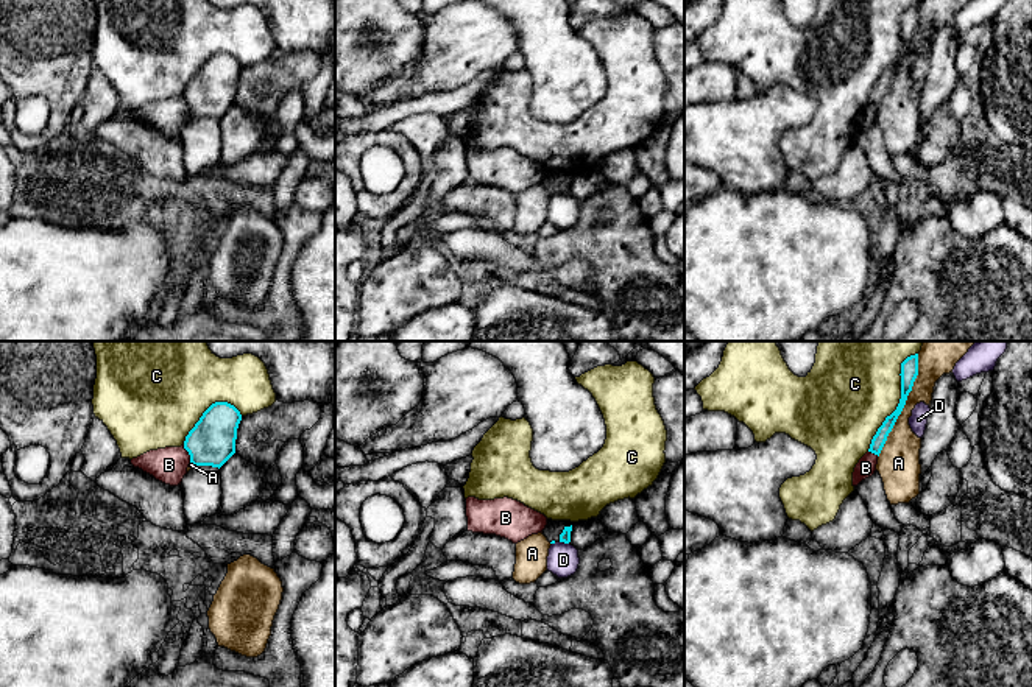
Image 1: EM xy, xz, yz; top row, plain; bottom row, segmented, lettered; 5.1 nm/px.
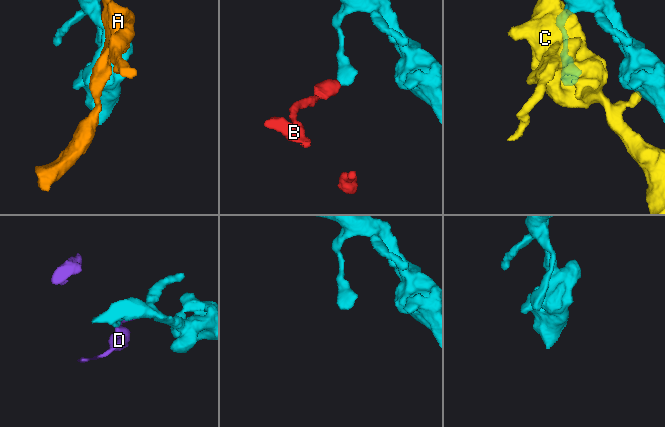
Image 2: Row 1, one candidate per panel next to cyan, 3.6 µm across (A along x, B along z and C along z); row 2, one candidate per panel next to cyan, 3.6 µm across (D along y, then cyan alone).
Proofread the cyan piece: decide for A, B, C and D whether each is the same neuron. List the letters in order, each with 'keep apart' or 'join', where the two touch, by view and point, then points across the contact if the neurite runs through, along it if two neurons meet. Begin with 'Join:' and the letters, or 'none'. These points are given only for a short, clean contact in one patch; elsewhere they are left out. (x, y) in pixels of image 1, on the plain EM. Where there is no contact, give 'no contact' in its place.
Join: none
A: keep apart; contact yz (904, 55)
B: keep apart; contact xy (189, 105); border xy (183, 97), (190, 112)
C: keep apart; contact yz (900, 50)
D: keep apart; contact xz (565, 193)

